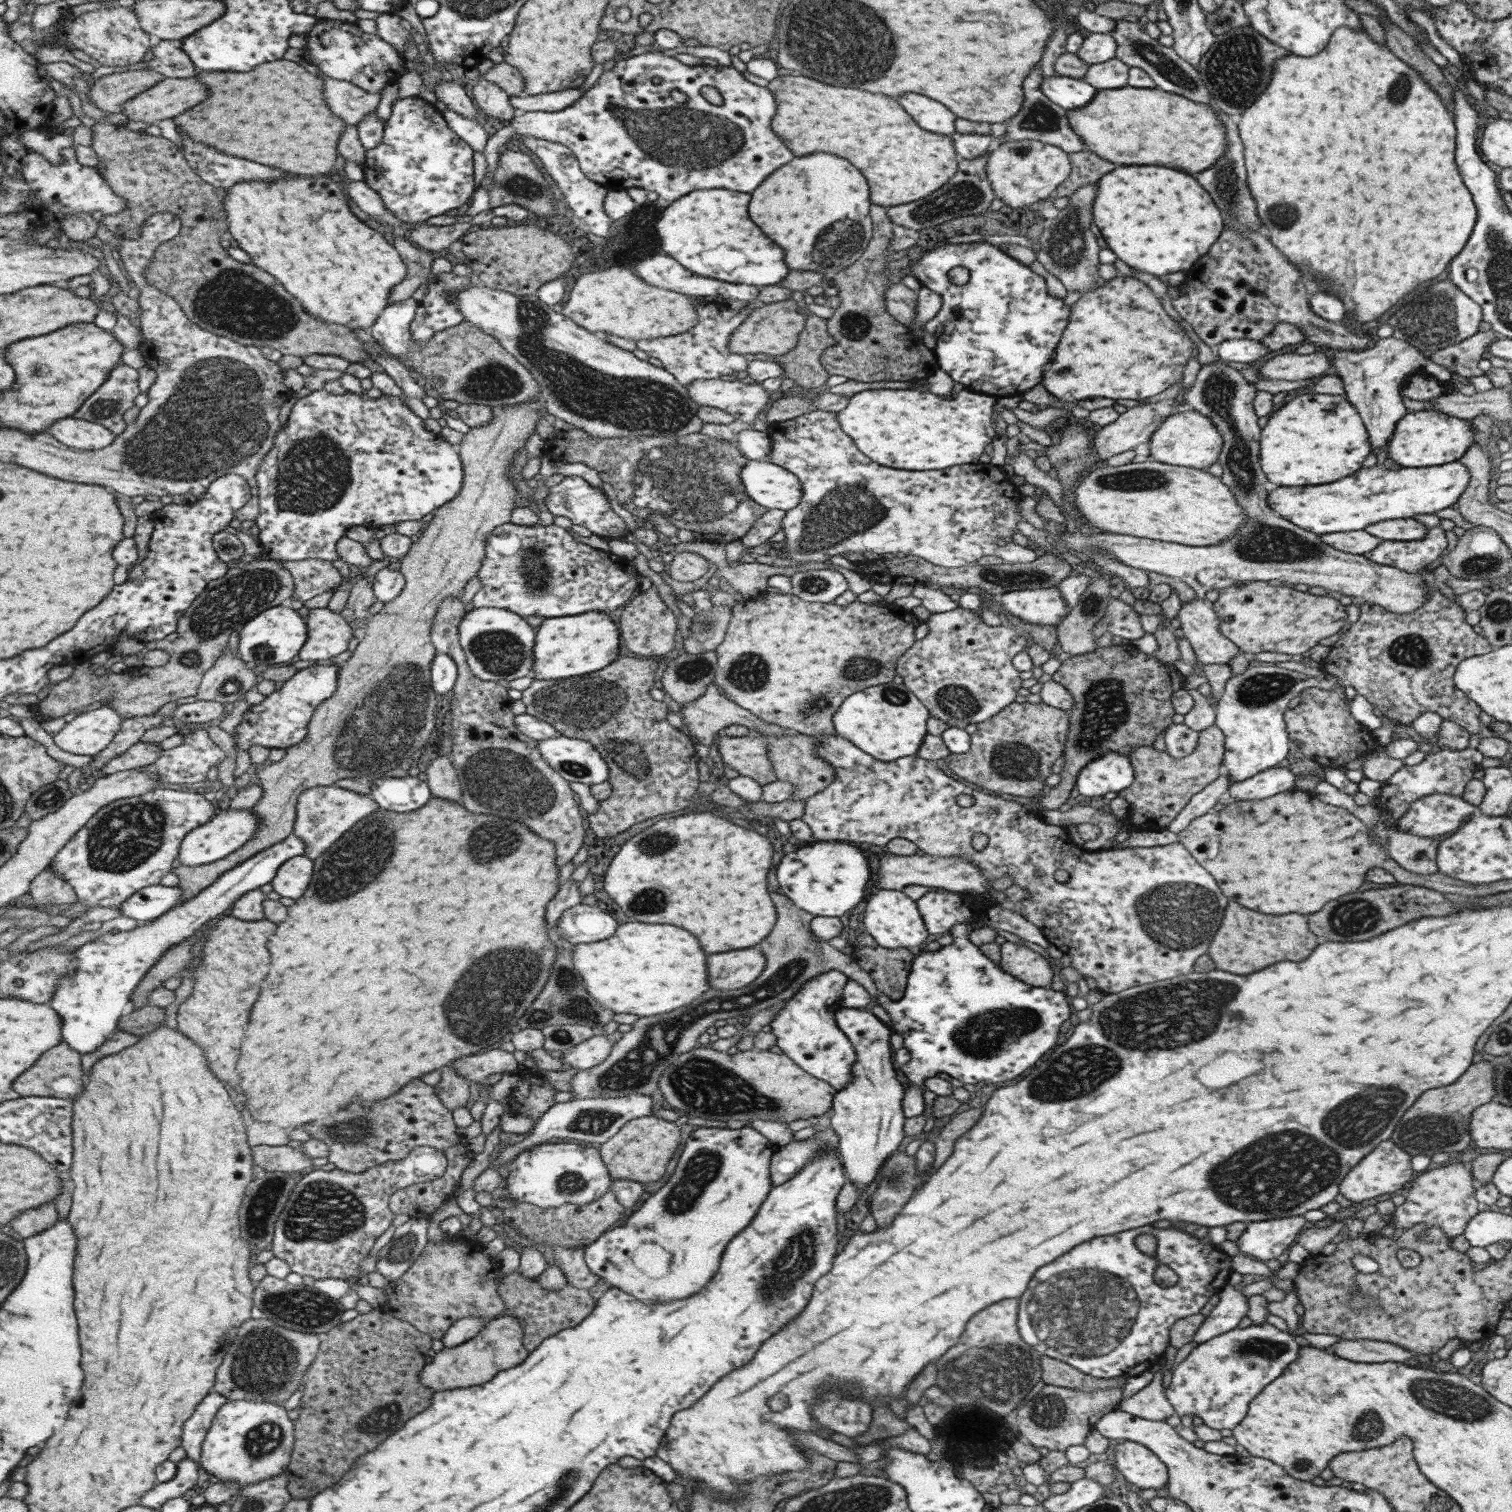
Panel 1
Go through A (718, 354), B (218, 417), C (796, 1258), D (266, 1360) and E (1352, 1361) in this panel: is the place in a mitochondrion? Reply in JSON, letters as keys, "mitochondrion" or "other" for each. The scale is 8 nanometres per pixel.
{"A":"other","B":"mitochondrion","C":"mitochondrion","D":"mitochondrion","E":"other"}

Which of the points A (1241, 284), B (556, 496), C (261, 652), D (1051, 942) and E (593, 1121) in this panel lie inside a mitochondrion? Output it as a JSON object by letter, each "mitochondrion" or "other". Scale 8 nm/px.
{"A":"other","B":"other","C":"mitochondrion","D":"other","E":"mitochondrion"}

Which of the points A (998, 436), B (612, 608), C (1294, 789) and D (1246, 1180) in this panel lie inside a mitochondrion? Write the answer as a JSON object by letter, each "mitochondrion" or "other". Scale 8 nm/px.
{"A":"other","B":"other","C":"other","D":"mitochondrion"}

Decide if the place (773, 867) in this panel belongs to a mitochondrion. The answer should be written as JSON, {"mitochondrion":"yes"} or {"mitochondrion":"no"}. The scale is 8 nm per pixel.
{"mitochondrion":"no"}

